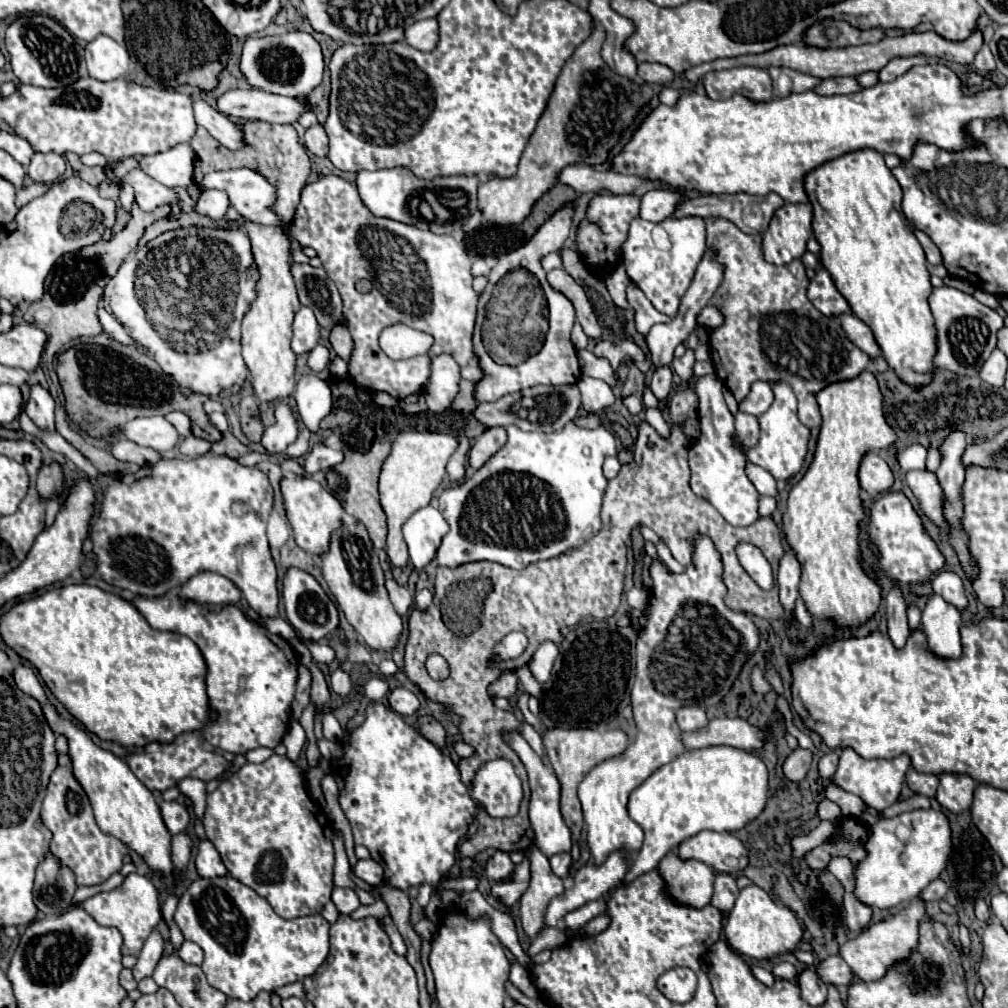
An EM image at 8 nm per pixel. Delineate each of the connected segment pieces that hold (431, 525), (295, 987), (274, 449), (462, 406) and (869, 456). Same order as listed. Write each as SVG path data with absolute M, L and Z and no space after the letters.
M434 507L418 509L404 523L404 539L410 551L410 561L420 571L424 569L436 555L442 537L448 533L448 523L442 513Z
M288 983L286 987L280 987L278 991L276 991L282 999L286 999L286 997L300 997L300 999L304 999L304 987L302 987L302 983Z
M288 401L276 403L274 409L274 425L266 427L262 435L262 445L268 453L282 453L298 435L298 415Z
M462 379L460 381L460 391L454 397L452 409L454 411L466 411L466 413L470 413L474 407L476 407L476 401L474 401L474 383Z
M866 453L864 455L864 459L860 463L858 479L860 479L860 487L874 497L890 491L894 485L892 469L888 467L888 463L878 453Z

